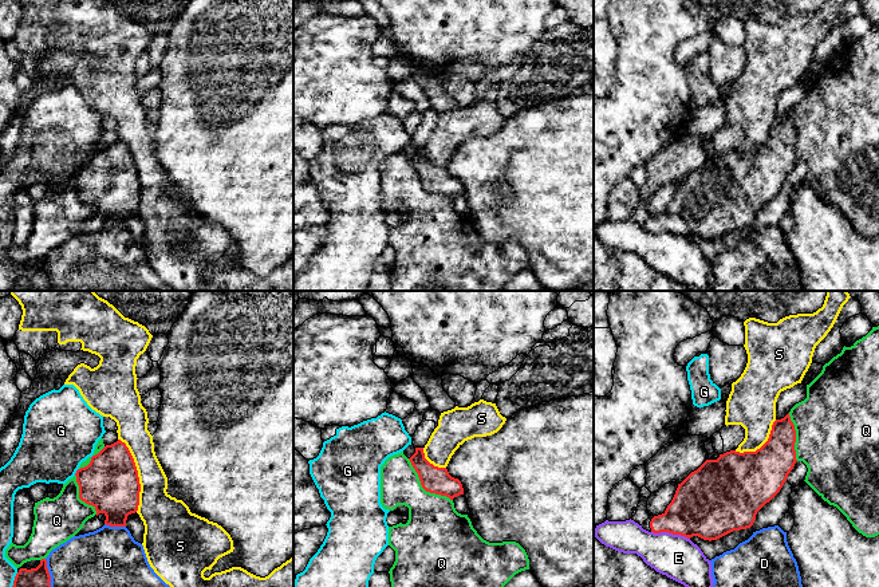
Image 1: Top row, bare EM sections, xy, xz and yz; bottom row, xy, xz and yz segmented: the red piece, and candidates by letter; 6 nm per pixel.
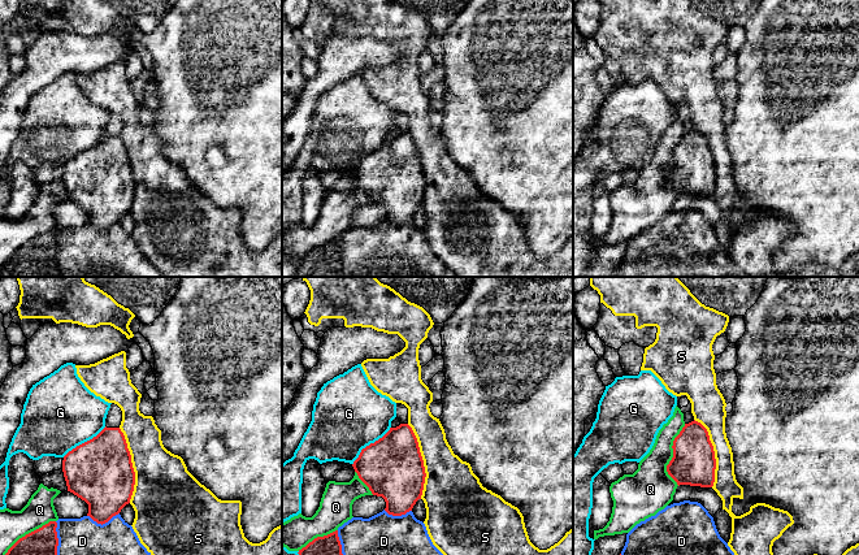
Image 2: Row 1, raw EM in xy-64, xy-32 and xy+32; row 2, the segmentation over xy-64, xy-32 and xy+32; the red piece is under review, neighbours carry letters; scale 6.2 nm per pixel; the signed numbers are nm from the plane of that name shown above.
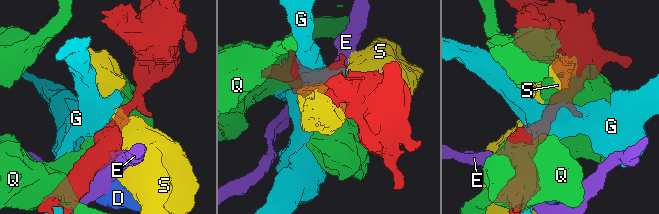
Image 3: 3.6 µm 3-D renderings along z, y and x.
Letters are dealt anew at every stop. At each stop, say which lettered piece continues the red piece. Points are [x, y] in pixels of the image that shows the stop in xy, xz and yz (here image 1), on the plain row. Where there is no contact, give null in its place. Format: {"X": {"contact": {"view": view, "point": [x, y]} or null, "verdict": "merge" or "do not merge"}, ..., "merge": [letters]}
{"D": {"contact": {"view": "xy", "point": [115, 225]}, "verdict": "do not merge"}, "E": {"contact": {"view": "yz", "point": [670, 232]}, "verdict": "do not merge"}, "G": {"contact": {"view": "xy", "point": [77, 172]}, "verdict": "do not merge"}, "Q": {"contact": {"view": "xz", "point": [424, 188]}, "verdict": "do not merge"}, "S": {"contact": {"view": "xy", "point": [137, 174]}, "verdict": "do not merge"}, "merge": []}

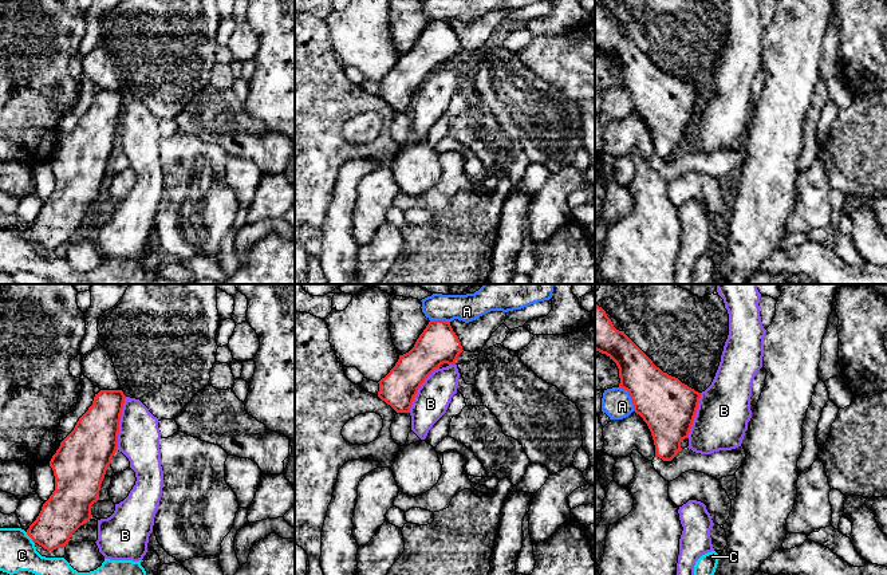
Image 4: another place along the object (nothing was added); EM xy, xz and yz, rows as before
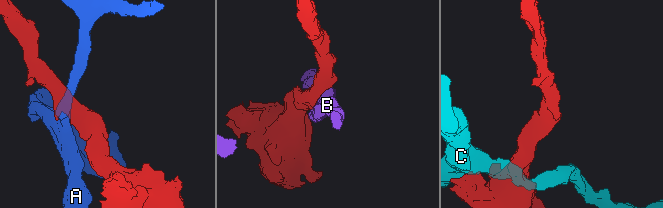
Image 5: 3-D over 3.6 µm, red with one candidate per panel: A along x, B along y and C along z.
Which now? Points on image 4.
{"A": {"contact": {"view": "yz", "point": [630, 95]}, "verdict": "do not merge"}, "B": {"contact": {"view": "xy", "point": [118, 123]}, "verdict": "do not merge"}, "C": {"contact": {"view": "xy", "point": [30, 236]}, "verdict": "do not merge"}, "merge": []}

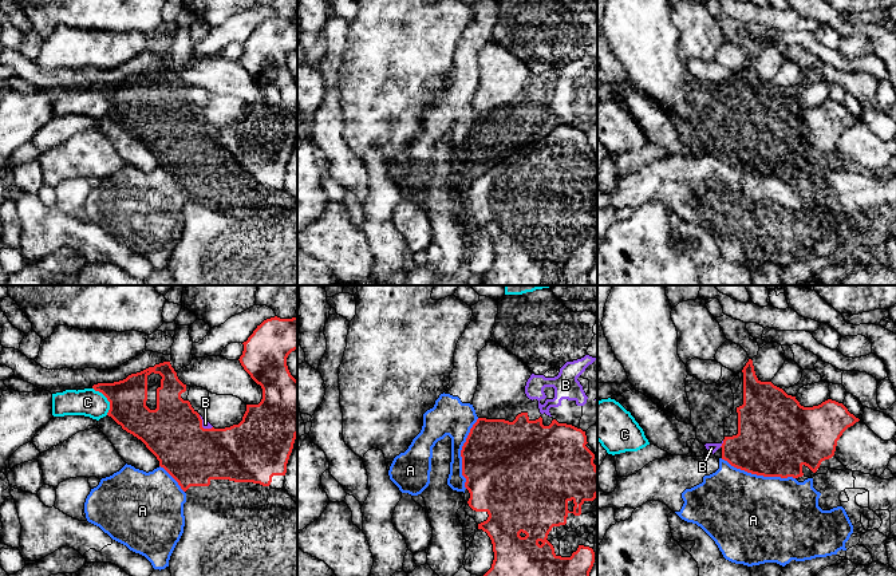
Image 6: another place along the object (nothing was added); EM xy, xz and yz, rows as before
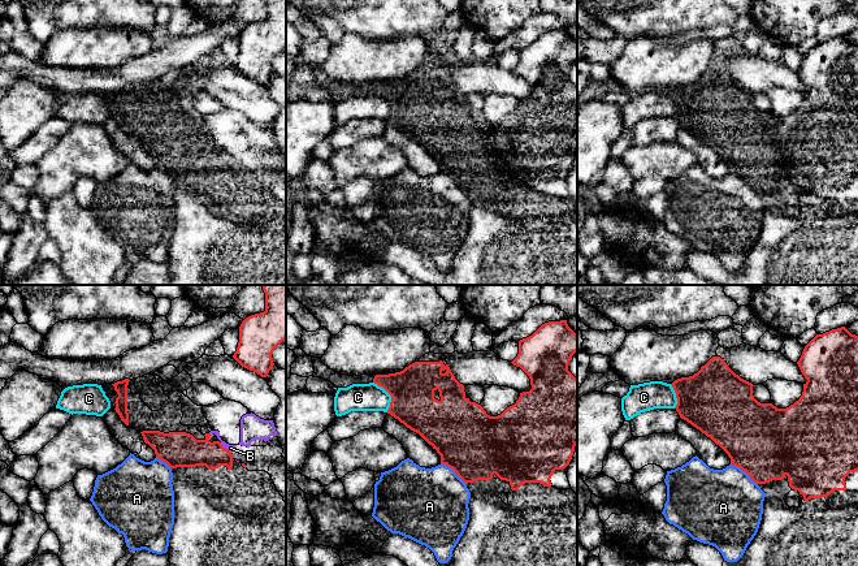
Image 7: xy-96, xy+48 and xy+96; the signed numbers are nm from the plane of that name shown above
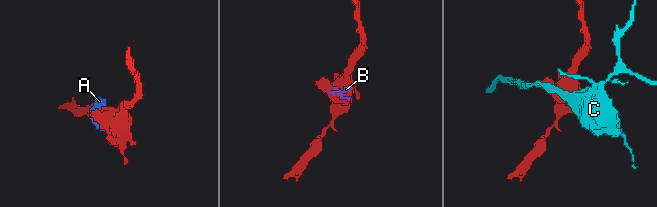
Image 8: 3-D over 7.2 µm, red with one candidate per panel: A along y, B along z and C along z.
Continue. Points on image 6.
{"A": {"contact": {"view": "yz", "point": [758, 174]}, "verdict": "do not merge"}, "B": {"contact": {"view": "yz", "point": [722, 144]}, "verdict": "do not merge"}, "C": {"contact": {"view": "xy", "point": [107, 99]}, "verdict": "do not merge"}, "merge": []}

